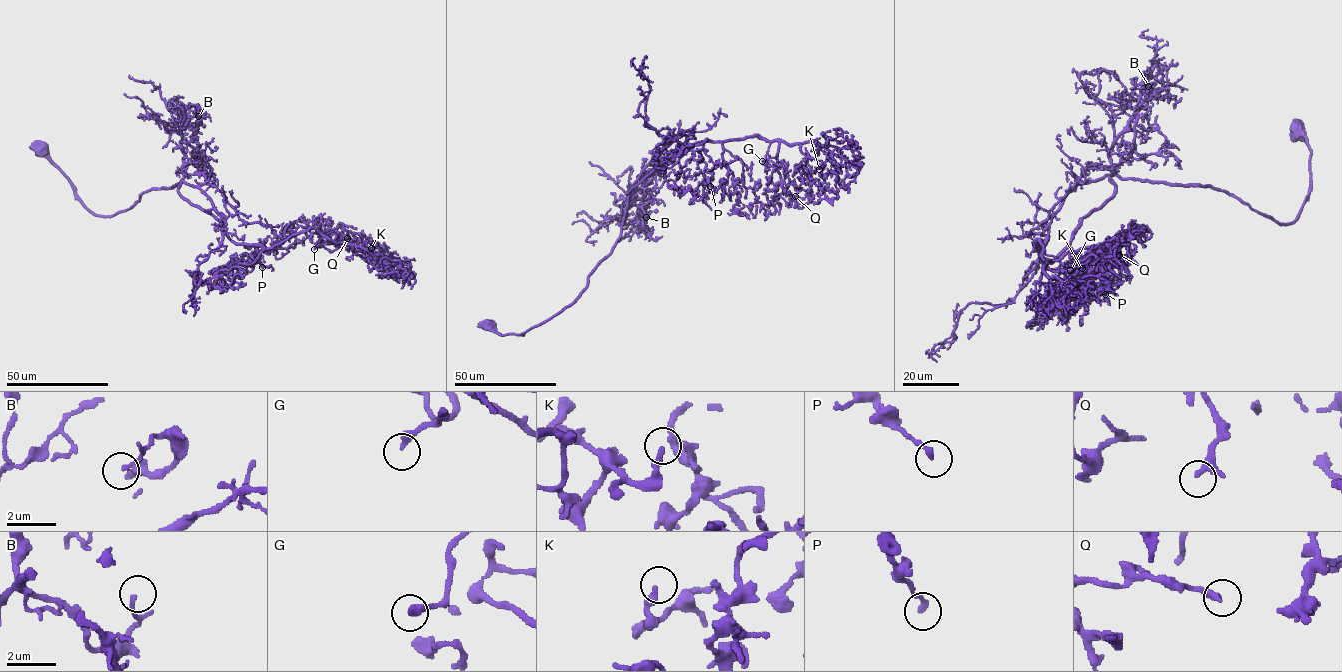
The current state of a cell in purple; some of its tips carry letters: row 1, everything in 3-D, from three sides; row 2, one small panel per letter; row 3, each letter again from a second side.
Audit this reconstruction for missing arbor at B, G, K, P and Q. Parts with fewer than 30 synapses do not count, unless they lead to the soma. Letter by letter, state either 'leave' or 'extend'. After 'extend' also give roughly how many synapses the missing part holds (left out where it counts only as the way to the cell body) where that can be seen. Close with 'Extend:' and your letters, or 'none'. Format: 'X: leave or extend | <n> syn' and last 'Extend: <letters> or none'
B: leave
G: extend | 35 syn
K: leave
P: leave
Q: leave
Extend: G

